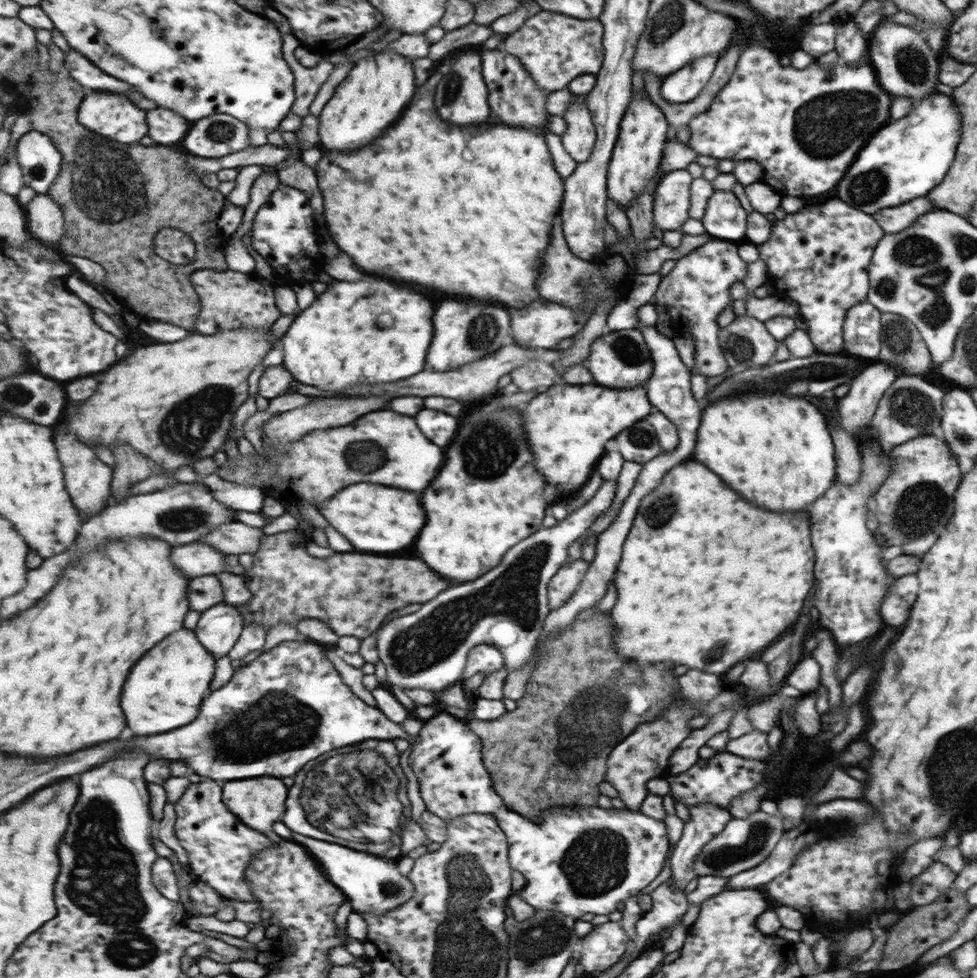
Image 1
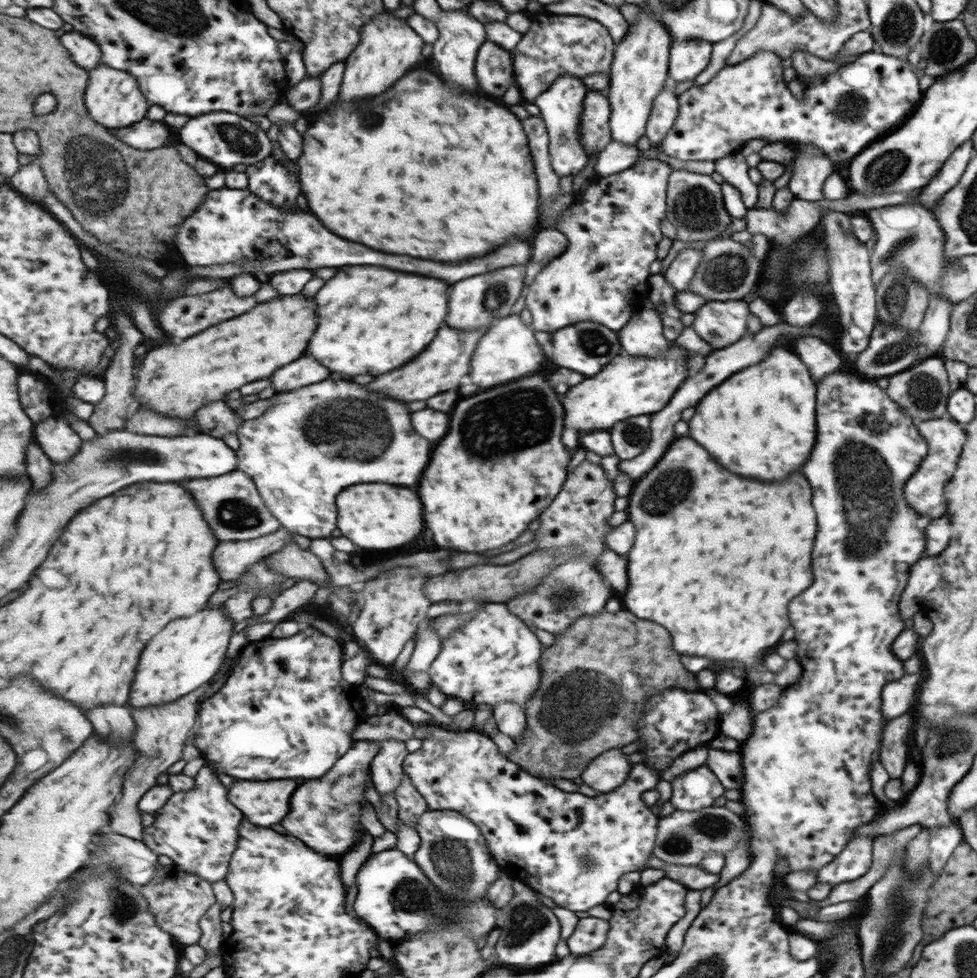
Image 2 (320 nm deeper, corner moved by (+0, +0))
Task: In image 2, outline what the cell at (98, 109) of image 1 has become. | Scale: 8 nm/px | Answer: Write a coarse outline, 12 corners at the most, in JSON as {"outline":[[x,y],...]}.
{"outline":[[101,62],[86,105],[107,128],[141,122],[151,104],[133,74]]}

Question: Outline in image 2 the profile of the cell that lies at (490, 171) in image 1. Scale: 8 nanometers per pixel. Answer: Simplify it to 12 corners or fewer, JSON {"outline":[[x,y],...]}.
{"outline":[[415,70],[316,114],[303,196],[459,262],[535,236],[521,120]]}

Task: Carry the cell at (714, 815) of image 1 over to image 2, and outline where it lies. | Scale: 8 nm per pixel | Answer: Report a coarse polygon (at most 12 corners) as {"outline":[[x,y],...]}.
{"outline":[[706,764],[677,775],[674,810],[711,807],[723,787]]}

